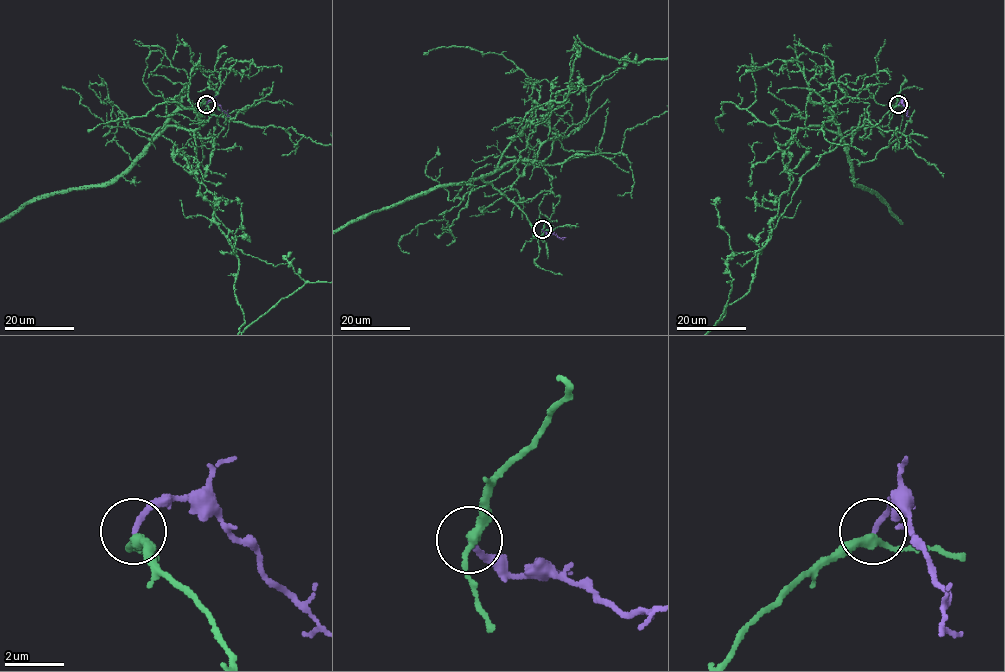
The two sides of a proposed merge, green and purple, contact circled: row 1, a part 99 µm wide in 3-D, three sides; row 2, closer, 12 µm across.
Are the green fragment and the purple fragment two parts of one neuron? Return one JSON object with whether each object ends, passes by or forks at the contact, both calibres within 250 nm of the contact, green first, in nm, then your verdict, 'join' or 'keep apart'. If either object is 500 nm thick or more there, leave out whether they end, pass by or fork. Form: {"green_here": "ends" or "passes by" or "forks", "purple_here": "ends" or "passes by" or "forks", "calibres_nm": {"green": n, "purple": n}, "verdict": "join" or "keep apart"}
{"green_here": "passes by", "purple_here": "ends", "calibres_nm": {"green": 280, "purple": 180}, "verdict": "keep apart"}

